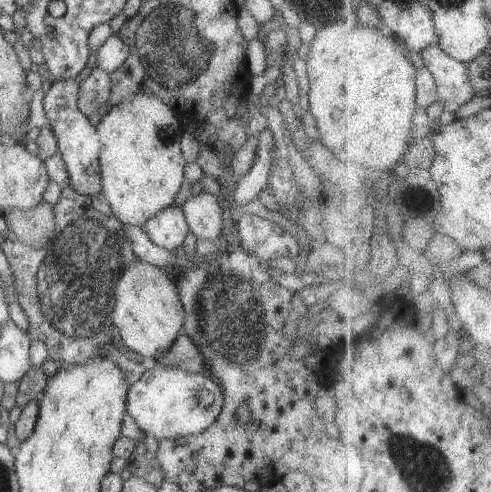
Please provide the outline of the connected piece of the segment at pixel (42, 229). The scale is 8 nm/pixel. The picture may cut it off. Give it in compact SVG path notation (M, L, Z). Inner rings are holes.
M45 202L31 211L14 208L2 213L10 235L19 243L33 249L42 249L54 232L54 213Z

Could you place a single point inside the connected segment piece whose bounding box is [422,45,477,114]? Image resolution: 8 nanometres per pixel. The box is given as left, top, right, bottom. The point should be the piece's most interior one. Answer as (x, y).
(455, 87)

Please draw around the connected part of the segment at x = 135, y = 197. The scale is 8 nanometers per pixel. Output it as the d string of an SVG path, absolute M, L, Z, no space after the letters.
M138 93L119 105L109 107L102 114L101 121L95 127L100 141L98 155L101 193L111 210L112 216L123 225L143 227L151 216L168 208L181 188L183 167L186 161L180 152L180 138L184 126L178 114L168 108L154 95Z

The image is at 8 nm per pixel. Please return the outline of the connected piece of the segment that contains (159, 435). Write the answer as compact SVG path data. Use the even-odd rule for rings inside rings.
M176 367L145 370L126 392L127 412L142 434L152 435L157 440L204 432L217 419L222 403L222 389L209 374L189 373Z

